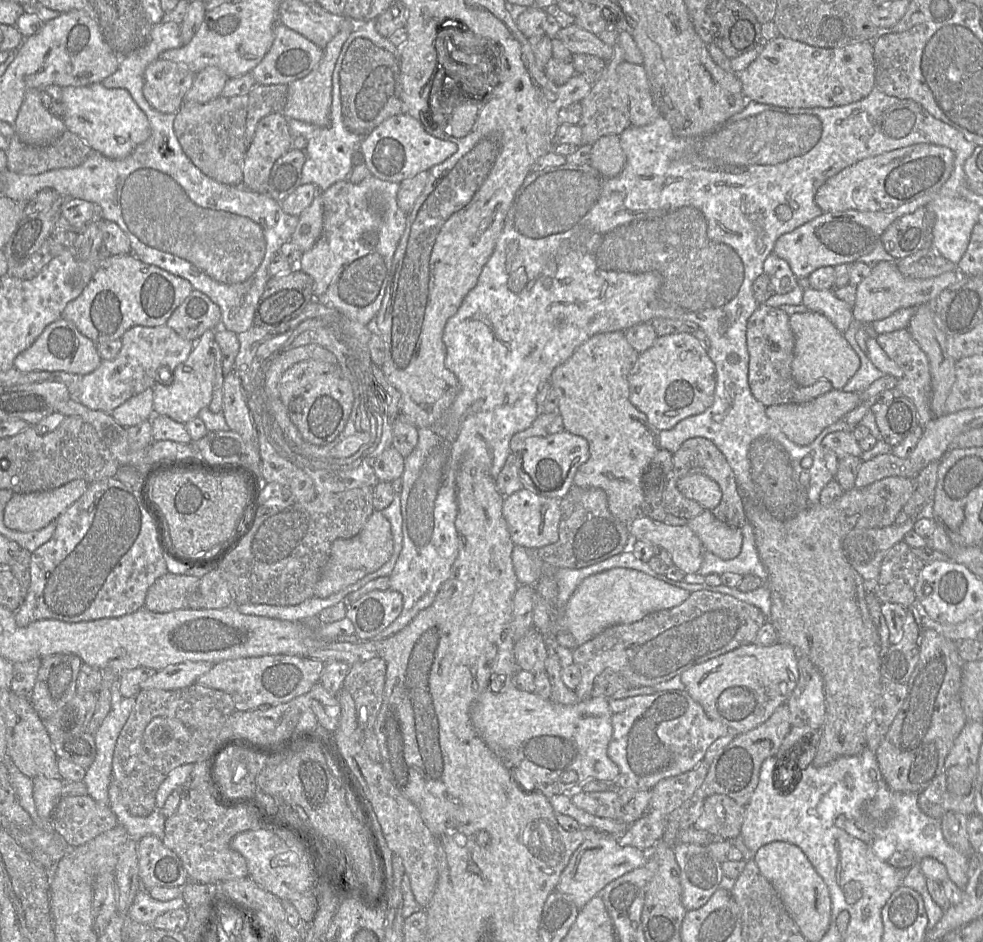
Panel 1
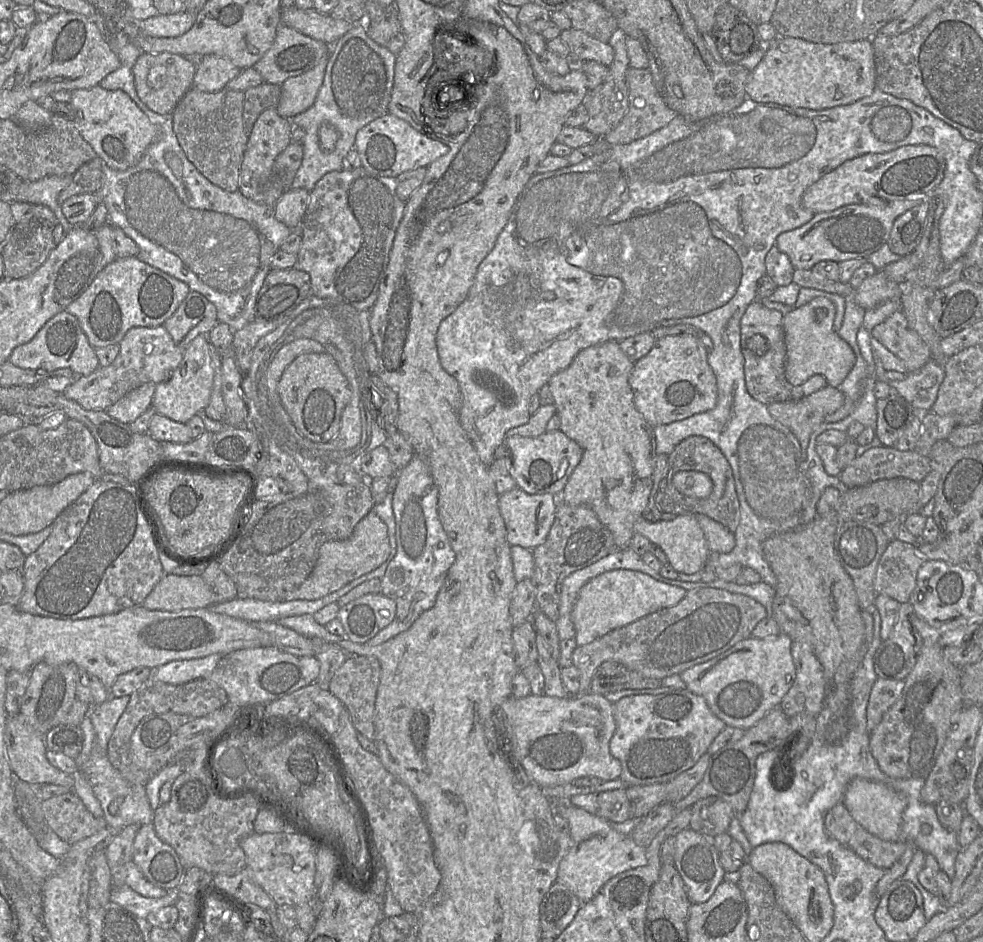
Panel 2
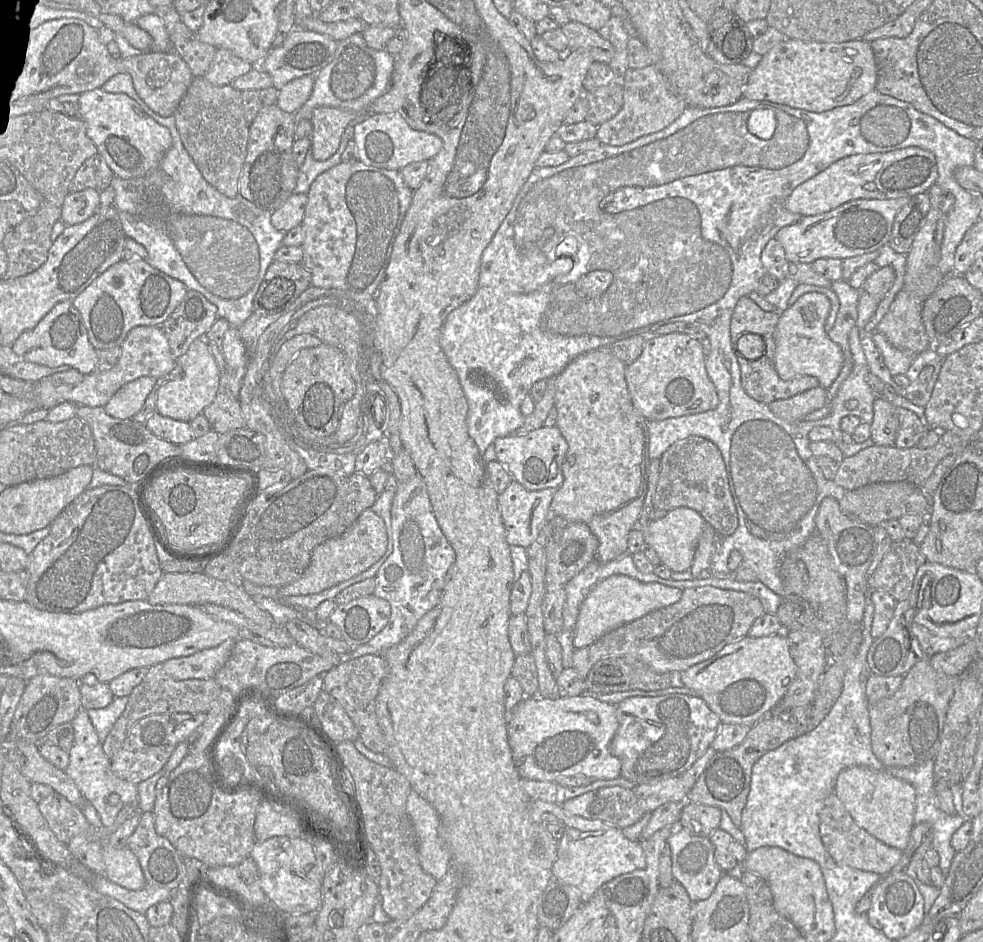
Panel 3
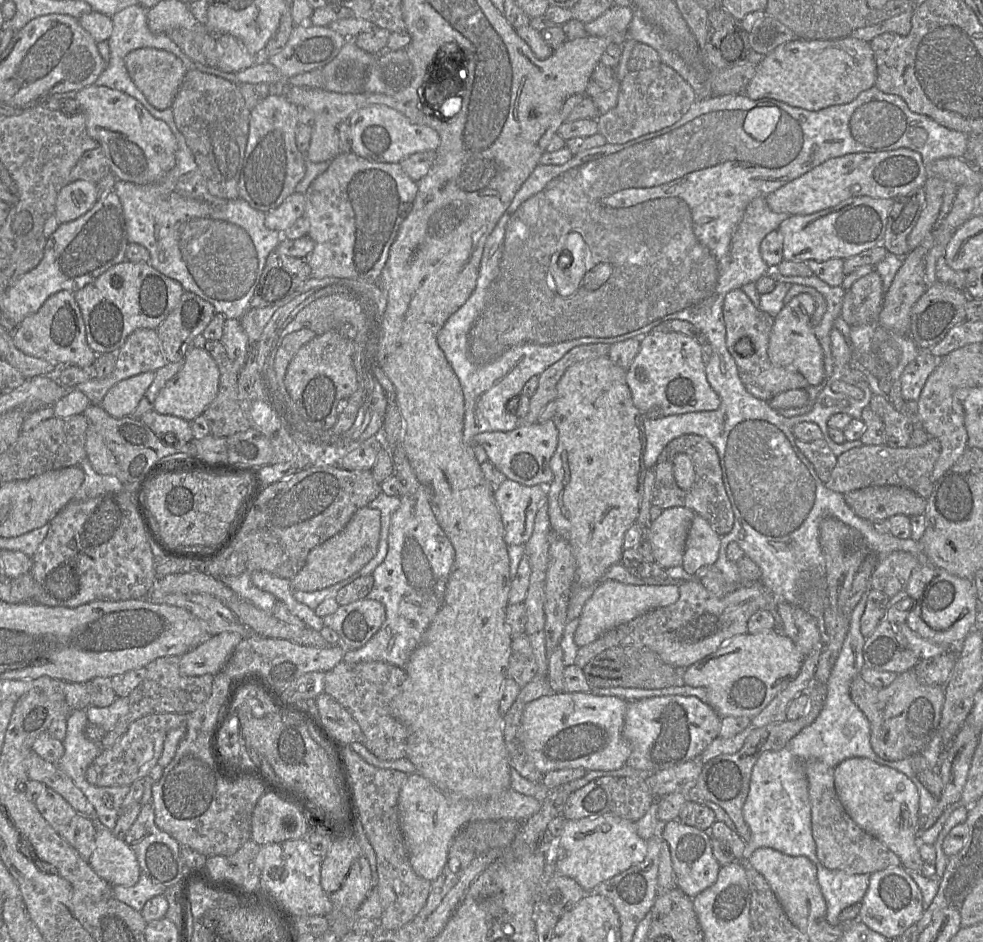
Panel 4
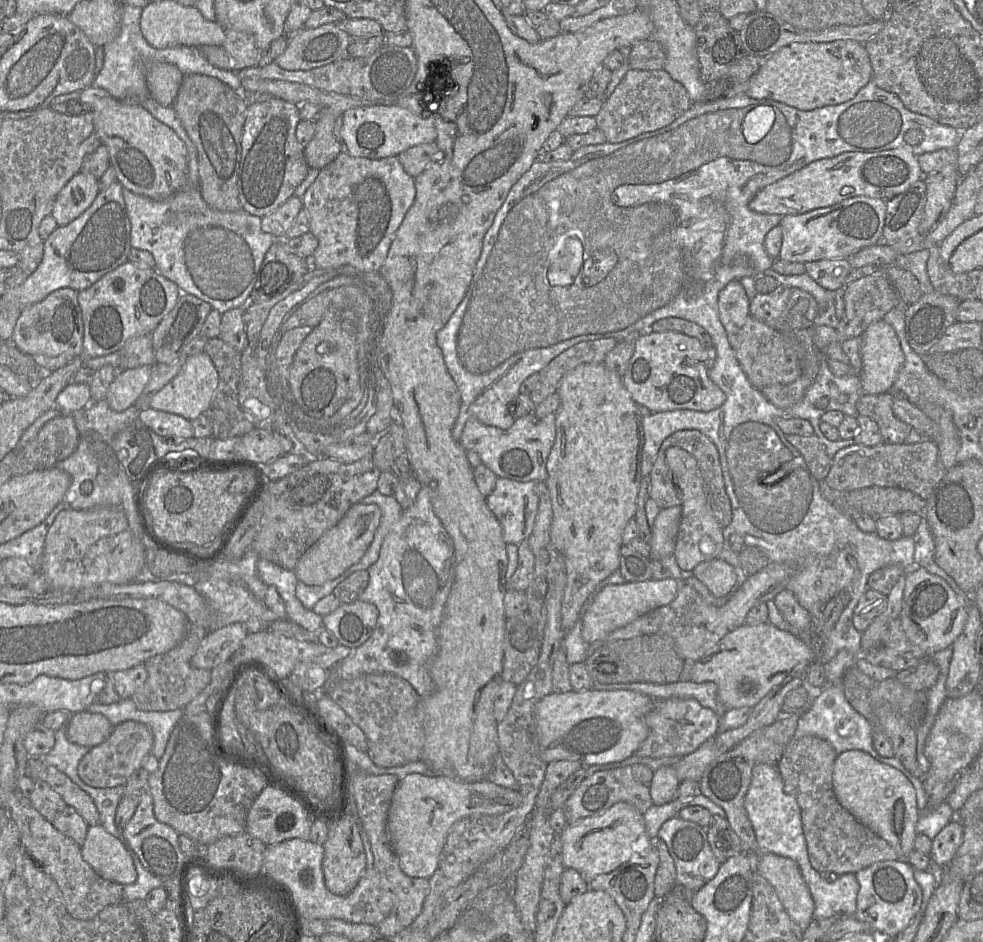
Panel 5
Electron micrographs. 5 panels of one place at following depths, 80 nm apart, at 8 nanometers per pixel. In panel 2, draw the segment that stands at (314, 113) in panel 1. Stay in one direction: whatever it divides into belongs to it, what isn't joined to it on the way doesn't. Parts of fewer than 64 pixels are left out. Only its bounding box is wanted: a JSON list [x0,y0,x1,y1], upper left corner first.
[276,58,328,119]

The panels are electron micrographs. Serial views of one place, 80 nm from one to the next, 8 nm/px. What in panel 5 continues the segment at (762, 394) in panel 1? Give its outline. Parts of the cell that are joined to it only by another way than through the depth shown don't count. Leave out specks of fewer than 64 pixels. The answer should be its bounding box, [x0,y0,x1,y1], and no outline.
[718,280,800,390]

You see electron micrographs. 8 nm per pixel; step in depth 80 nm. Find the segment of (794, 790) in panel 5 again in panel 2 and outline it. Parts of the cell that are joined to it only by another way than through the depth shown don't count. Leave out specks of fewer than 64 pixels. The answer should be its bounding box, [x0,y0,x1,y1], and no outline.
[824,802,906,870]

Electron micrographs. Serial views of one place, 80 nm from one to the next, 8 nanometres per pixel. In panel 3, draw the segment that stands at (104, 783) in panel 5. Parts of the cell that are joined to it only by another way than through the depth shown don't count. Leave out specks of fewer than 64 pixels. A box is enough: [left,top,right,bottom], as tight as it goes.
[110,712,206,784]

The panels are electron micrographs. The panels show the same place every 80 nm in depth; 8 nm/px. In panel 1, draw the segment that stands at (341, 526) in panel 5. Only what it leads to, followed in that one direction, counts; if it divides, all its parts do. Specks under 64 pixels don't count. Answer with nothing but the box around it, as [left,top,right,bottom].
[314,510,393,598]

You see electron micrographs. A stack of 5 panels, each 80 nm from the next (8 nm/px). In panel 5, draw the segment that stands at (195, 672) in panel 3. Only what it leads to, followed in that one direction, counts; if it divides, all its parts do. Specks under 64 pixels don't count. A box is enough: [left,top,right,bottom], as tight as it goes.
[191,623,247,670]

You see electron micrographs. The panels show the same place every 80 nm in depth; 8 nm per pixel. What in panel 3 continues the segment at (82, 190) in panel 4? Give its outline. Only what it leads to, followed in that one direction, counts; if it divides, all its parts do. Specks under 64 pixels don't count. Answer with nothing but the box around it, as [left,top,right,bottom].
[60,188,100,225]

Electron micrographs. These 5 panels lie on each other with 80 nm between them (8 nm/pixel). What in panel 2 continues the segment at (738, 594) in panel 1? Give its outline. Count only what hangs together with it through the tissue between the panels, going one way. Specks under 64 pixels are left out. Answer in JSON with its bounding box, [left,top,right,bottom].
[666,578,775,616]

